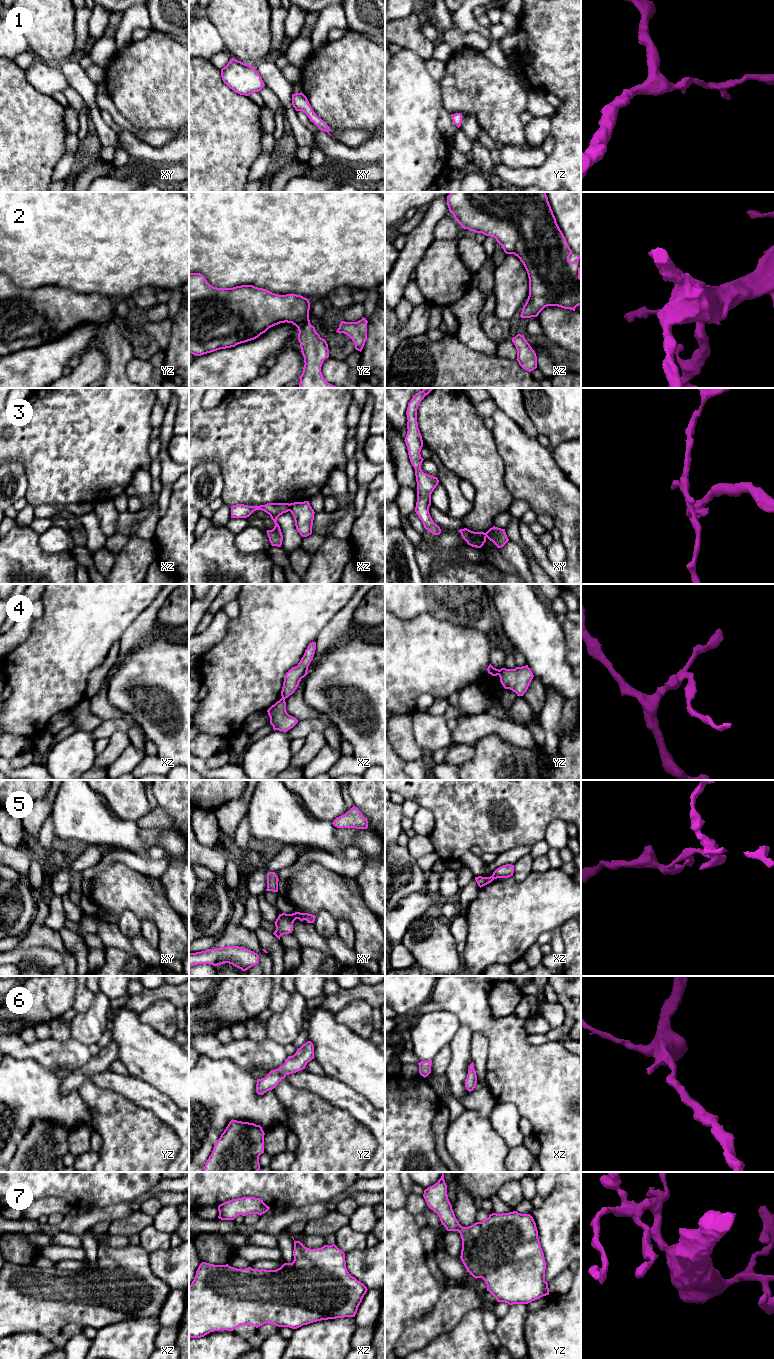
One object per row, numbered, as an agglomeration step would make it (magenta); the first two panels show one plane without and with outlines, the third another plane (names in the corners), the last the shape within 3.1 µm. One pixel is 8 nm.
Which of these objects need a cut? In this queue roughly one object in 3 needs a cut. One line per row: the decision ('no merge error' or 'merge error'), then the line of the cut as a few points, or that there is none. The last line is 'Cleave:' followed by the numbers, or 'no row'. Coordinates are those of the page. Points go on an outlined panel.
1: no merge error | no cut
2: no merge error | no cut
3: merge error | xz (289, 504), (290, 510)
4: merge error | yz (499, 670), (497, 674)
5: merge error | xy (296, 912), (298, 918)
6: no merge error | no cut
7: no merge error | no cut
Cleave: 3, 4, 5

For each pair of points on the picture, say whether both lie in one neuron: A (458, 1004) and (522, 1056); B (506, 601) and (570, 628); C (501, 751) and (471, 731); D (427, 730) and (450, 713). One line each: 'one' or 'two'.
A: one
B: two
C: two
D: one

